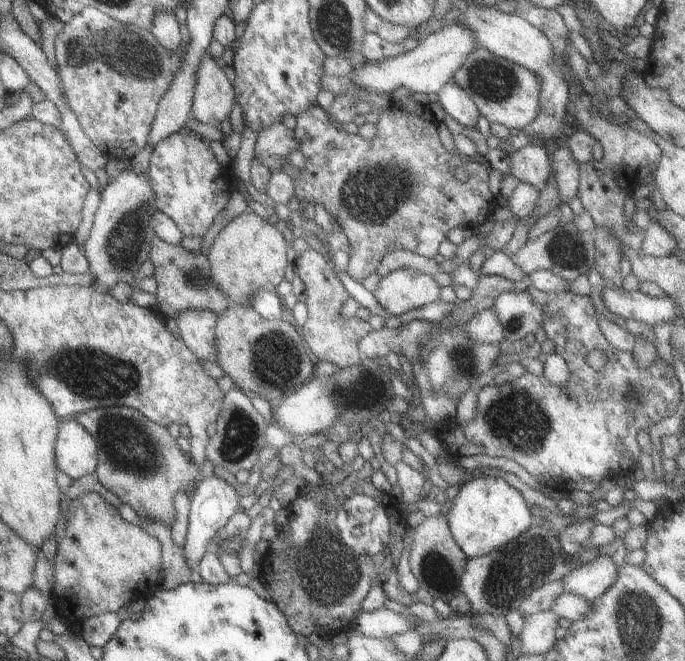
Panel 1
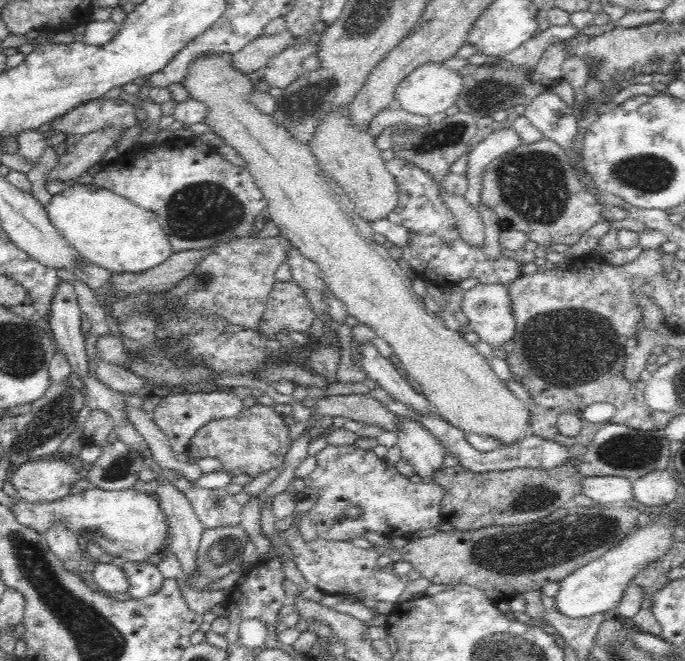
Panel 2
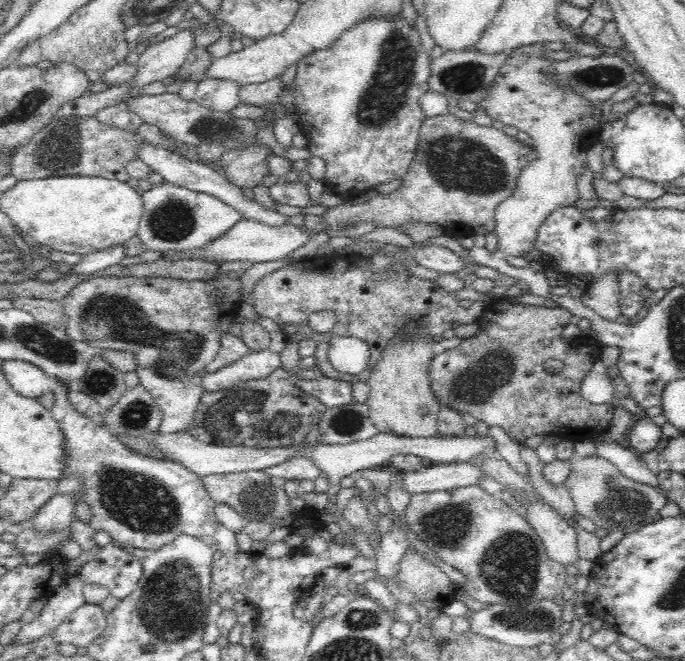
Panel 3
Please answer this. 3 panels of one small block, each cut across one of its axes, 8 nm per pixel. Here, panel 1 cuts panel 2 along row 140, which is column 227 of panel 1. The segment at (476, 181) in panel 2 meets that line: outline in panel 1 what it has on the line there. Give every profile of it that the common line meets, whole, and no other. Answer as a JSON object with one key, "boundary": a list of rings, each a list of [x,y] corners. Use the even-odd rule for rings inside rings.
{"boundary":[[[215,474],[203,478],[196,484],[188,500],[188,524],[182,546],[182,555],[190,570],[195,569],[196,564],[206,553],[208,540],[212,538],[216,530],[222,527],[232,514],[239,511],[240,507],[237,503],[239,497],[236,490],[227,481]]]}

